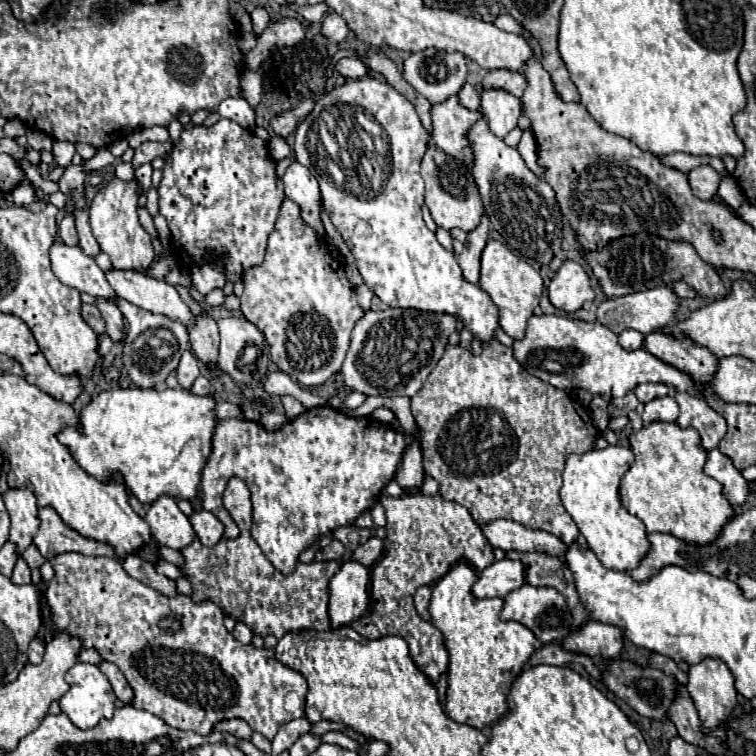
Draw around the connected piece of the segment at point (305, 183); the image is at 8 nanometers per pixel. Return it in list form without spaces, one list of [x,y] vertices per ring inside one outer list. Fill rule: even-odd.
[[[292,161],[282,177],[284,193],[288,199],[296,201],[302,209],[302,219],[316,229],[318,235],[324,235],[320,221],[320,189],[316,177],[298,161]]]

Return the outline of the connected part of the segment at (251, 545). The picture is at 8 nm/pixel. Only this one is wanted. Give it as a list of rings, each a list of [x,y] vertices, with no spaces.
[[[238,477],[228,481],[224,491],[224,507],[228,511],[242,511],[242,535],[236,539],[222,539],[212,549],[204,547],[198,539],[182,549],[184,565],[180,567],[184,577],[192,583],[190,599],[194,603],[214,601],[224,615],[232,617],[236,623],[244,623],[250,627],[254,635],[266,637],[274,635],[282,639],[286,633],[316,629],[328,631],[328,581],[338,573],[342,561],[322,561],[322,563],[298,563],[296,571],[286,577],[274,569],[274,565],[264,557],[260,547],[250,537],[250,521],[252,521],[252,503],[250,491],[246,483]]]

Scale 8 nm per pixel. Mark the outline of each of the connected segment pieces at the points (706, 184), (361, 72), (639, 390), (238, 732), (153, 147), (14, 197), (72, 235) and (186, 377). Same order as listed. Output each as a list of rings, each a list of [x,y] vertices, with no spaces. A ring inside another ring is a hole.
[[[702,165],[702,167],[696,167],[688,173],[688,181],[690,181],[690,187],[694,191],[694,195],[698,199],[712,199],[718,191],[718,183],[720,183],[720,175],[710,167],[710,165]]]
[[[352,57],[340,59],[340,61],[336,63],[336,69],[338,69],[338,73],[340,73],[342,77],[346,77],[346,79],[360,79],[360,77],[364,77],[364,75],[368,73],[366,65],[364,65],[360,59],[352,59]]]
[[[642,383],[642,385],[638,385],[638,387],[634,389],[634,393],[636,393],[638,401],[648,403],[648,401],[652,401],[652,399],[656,399],[656,397],[668,395],[668,387],[662,385],[662,383]]]
[[[226,719],[226,721],[220,721],[218,725],[214,725],[214,731],[232,733],[238,739],[250,739],[250,735],[252,735],[250,725],[246,721],[242,721],[242,719]]]
[[[172,139],[164,143],[142,143],[138,149],[134,149],[136,153],[134,153],[132,165],[140,167],[142,163],[150,163],[156,157],[168,157],[172,153],[172,147],[174,147]]]
[[[30,179],[22,181],[22,185],[18,185],[12,193],[10,193],[10,201],[18,207],[28,207],[36,201],[36,187],[32,185]]]
[[[66,213],[66,217],[62,219],[62,223],[58,227],[58,235],[60,235],[62,243],[66,243],[66,245],[78,245],[78,233],[76,233],[74,219],[72,219],[70,213]]]
[[[186,351],[178,365],[178,383],[182,385],[182,389],[190,389],[198,375],[200,375],[200,367],[196,355],[192,351]]]

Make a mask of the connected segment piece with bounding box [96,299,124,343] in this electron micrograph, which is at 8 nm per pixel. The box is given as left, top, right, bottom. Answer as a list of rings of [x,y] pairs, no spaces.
[[[96,299],[96,307],[100,309],[104,321],[106,321],[106,333],[110,335],[112,343],[120,343],[124,339],[124,319],[116,305],[108,303],[106,299]]]

